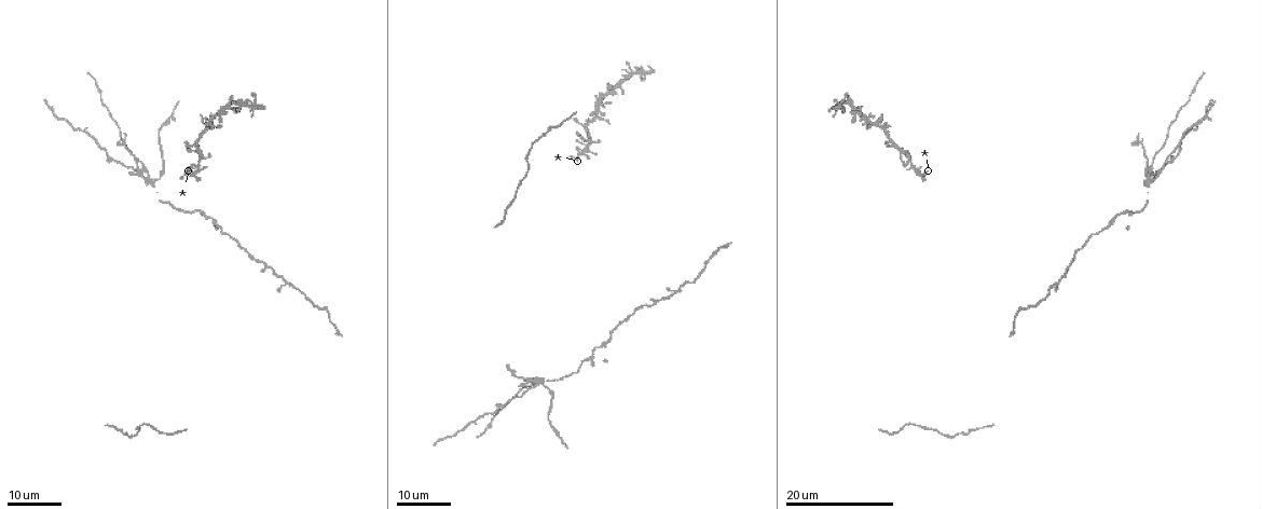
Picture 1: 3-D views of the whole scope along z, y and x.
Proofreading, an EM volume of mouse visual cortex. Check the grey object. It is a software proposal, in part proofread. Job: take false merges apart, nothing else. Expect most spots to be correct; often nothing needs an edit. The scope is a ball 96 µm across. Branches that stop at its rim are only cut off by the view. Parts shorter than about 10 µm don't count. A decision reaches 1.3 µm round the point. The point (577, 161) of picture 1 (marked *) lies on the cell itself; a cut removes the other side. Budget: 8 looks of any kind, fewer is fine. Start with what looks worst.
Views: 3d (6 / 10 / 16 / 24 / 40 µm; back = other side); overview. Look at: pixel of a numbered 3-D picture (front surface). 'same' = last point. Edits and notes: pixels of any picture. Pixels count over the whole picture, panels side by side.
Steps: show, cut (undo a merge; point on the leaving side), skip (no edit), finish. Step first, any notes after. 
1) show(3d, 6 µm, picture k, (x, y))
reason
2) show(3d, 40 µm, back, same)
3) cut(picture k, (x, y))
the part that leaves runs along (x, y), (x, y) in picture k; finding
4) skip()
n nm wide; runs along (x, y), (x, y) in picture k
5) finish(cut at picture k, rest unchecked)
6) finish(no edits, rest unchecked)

show(3d, 24 µm, picture 1, (148, 179))
looks like a crossing

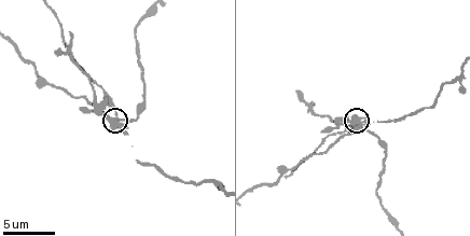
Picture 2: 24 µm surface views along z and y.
show(3d, 10 µm, picture 2, (356, 123))

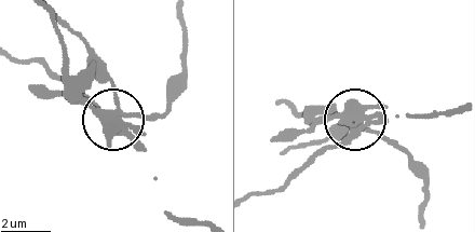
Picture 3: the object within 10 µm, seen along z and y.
show(3d, 10 µm, back, same)

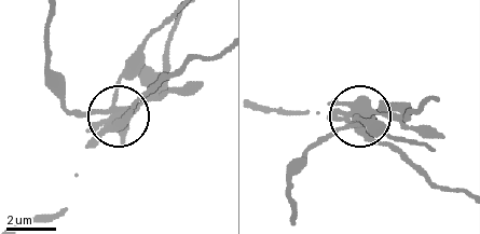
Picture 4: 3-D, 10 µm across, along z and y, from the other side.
cut(picture 4, (367, 115))
side arm 24 µm; a second cell is stuck on

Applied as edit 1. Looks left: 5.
show(overview)

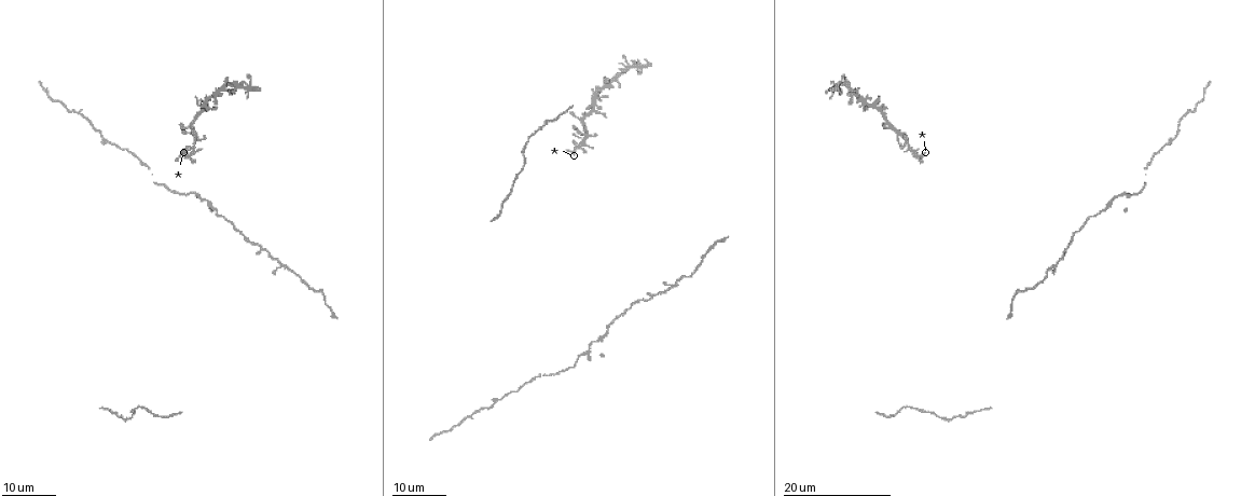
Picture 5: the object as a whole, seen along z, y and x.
show(3d, 24 µm, picture 5, (671, 289))
side arm on a straight run

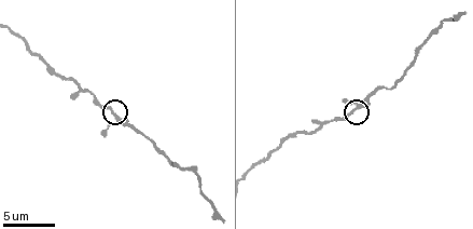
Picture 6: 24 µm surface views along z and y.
show(3d, 10 µm, picture 6, (358, 108))

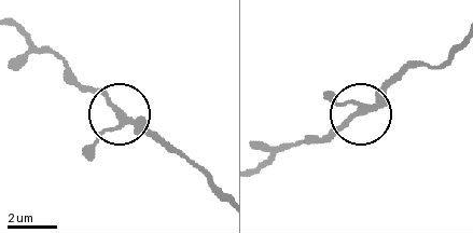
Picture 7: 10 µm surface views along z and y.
skip()
190 nm wide; one cell here

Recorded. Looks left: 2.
show(3d, 24 µm, picture 5, (189, 156))
side arm on a straight run

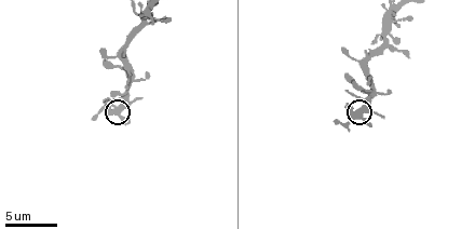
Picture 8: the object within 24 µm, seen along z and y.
show(3d, 6 µm, picture 8, (120, 115))

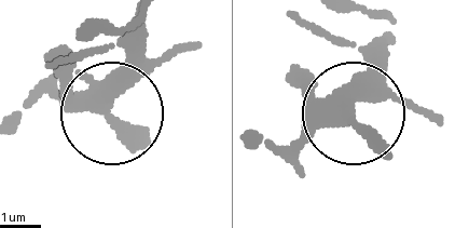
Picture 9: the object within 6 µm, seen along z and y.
skip()
390 nm wide; one cell here

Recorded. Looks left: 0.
finish(cut at picture 4, rest unchecked)

